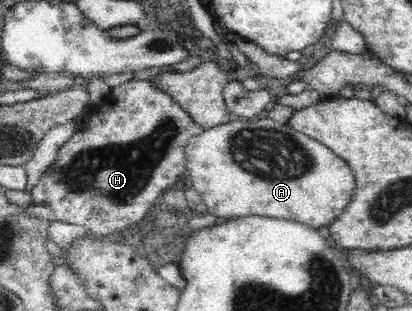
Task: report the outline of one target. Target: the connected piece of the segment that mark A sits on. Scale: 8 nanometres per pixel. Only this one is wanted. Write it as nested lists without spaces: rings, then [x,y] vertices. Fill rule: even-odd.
[[[257,116],[249,118],[248,120],[233,118],[226,124],[203,130],[199,135],[192,137],[187,142],[184,152],[186,168],[191,175],[192,187],[199,193],[205,205],[207,205],[207,213],[217,216],[217,218],[229,220],[250,216],[262,216],[302,223],[305,226],[318,230],[322,227],[329,227],[329,225],[343,213],[353,196],[353,183],[355,183],[355,178],[353,178],[353,171],[345,164],[344,160],[339,158],[331,148],[325,147],[325,144],[321,144],[317,142],[317,140],[309,138],[308,135],[300,131],[293,130],[293,128],[290,128],[287,124],[277,123],[273,121],[273,119],[258,119]]]

